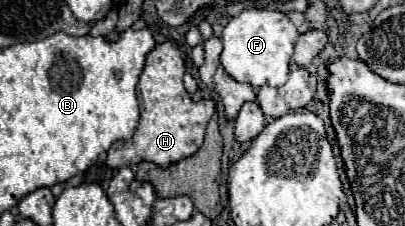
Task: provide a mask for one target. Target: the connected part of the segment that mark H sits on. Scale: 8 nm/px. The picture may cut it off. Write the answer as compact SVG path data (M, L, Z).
M172 41L158 43L148 55L139 77L137 94L140 102L140 120L132 139L114 143L108 151L108 167L120 169L140 161L154 161L160 167L168 167L180 159L194 155L202 141L204 129L214 115L214 101L194 103L184 89L182 77L186 73L184 59Z

